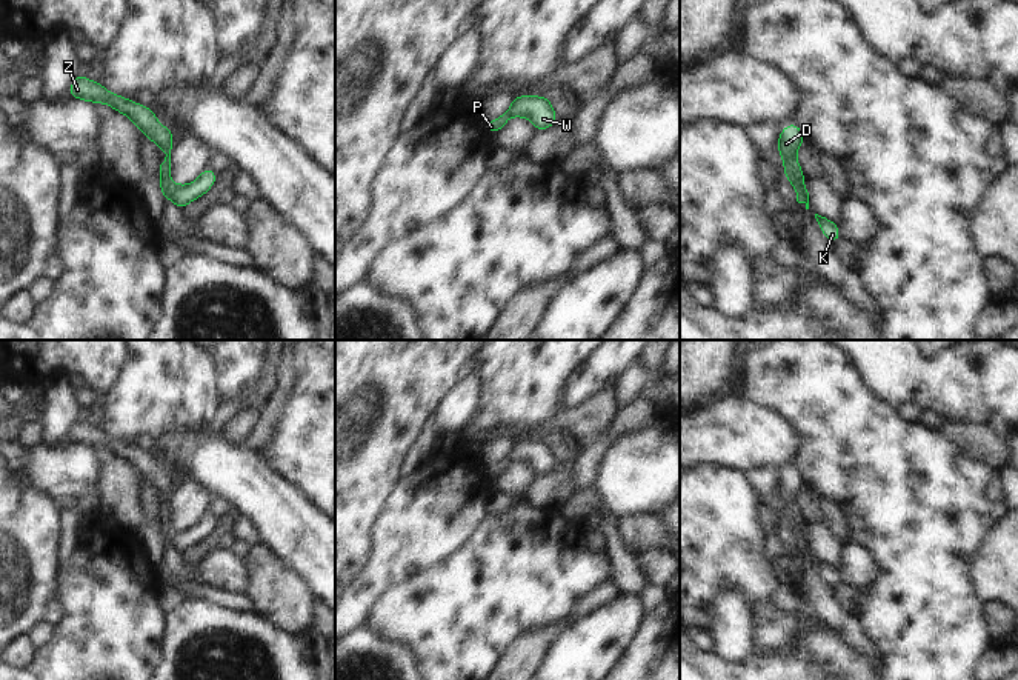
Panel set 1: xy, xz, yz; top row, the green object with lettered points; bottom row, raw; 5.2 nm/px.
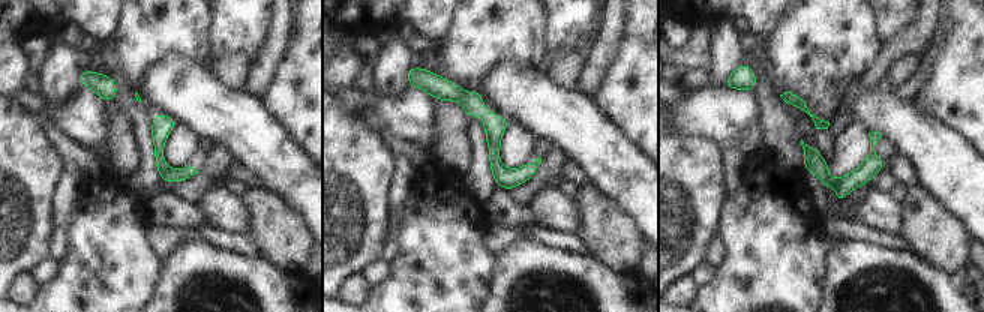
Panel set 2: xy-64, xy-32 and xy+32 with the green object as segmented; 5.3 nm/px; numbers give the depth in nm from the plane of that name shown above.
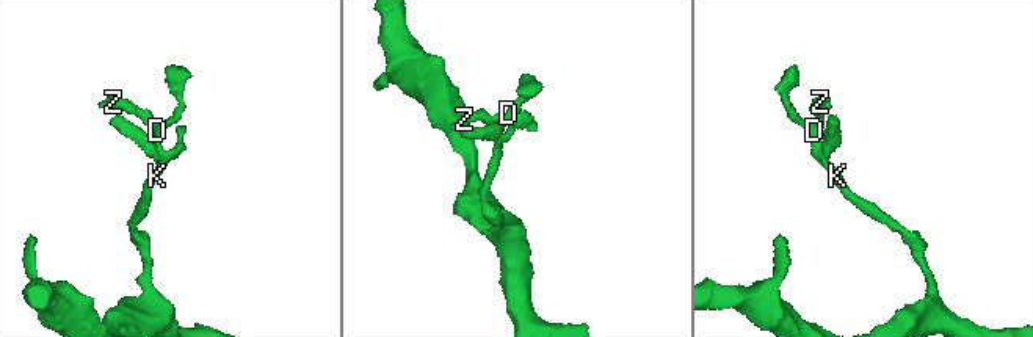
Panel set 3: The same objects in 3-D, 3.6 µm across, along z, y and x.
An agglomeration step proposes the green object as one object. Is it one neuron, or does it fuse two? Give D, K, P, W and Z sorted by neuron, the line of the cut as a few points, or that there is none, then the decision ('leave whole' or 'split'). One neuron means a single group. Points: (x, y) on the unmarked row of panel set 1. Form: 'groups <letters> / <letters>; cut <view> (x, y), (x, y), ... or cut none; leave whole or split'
groups D K W Z / P; cut yz (803, 522), (803, 526), (795, 534); split

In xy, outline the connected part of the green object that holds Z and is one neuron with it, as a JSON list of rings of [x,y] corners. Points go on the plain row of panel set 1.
[[[77,420],[71,426],[69,438],[72,443],[86,445],[91,448],[109,449],[117,457],[129,462],[134,469],[160,494],[166,497],[165,505],[158,509],[160,528],[165,532],[168,542],[178,554],[183,554],[188,548],[205,540],[217,525],[217,517],[206,512],[194,528],[174,529],[171,525],[171,495],[174,494],[172,474],[161,471],[157,460],[149,451],[138,449],[126,442],[109,437],[100,429],[85,420]]]

